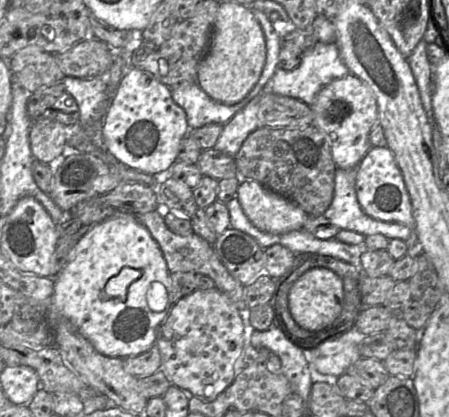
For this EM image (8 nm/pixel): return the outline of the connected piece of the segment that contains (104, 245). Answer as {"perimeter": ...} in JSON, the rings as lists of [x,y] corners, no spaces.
{"perimeter":[[[117,213],[92,226],[72,248],[69,260],[54,279],[52,305],[101,354],[114,358],[148,351],[176,302],[164,255],[147,228],[132,213]]]}

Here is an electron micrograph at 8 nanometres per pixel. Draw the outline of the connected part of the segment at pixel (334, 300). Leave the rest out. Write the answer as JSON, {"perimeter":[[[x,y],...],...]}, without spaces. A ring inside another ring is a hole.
{"perimeter":[[[316,267],[307,270],[291,286],[288,310],[294,321],[308,331],[320,331],[330,326],[340,315],[344,291],[341,278],[332,270]]]}

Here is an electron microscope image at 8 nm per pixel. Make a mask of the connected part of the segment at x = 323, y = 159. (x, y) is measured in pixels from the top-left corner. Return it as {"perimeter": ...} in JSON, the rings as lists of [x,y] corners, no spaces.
{"perimeter":[[[260,127],[242,144],[235,156],[238,176],[259,182],[300,207],[308,216],[321,216],[330,206],[336,164],[327,136],[317,127]]]}

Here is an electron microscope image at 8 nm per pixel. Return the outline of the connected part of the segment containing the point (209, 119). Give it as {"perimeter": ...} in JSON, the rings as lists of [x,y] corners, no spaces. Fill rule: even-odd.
{"perimeter":[[[197,82],[182,83],[170,88],[174,101],[186,112],[190,129],[207,124],[224,125],[250,101],[246,96],[234,105],[220,103],[212,99]]]}

